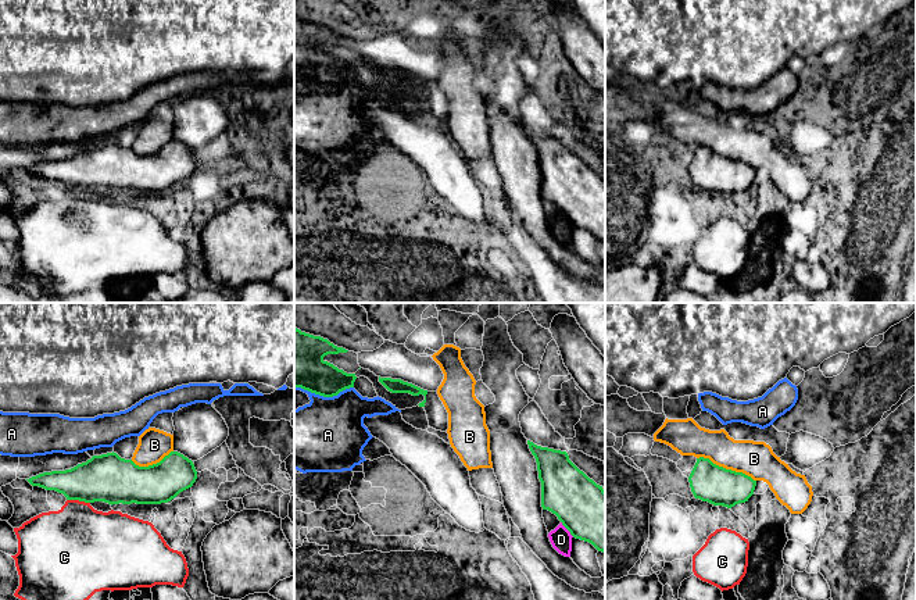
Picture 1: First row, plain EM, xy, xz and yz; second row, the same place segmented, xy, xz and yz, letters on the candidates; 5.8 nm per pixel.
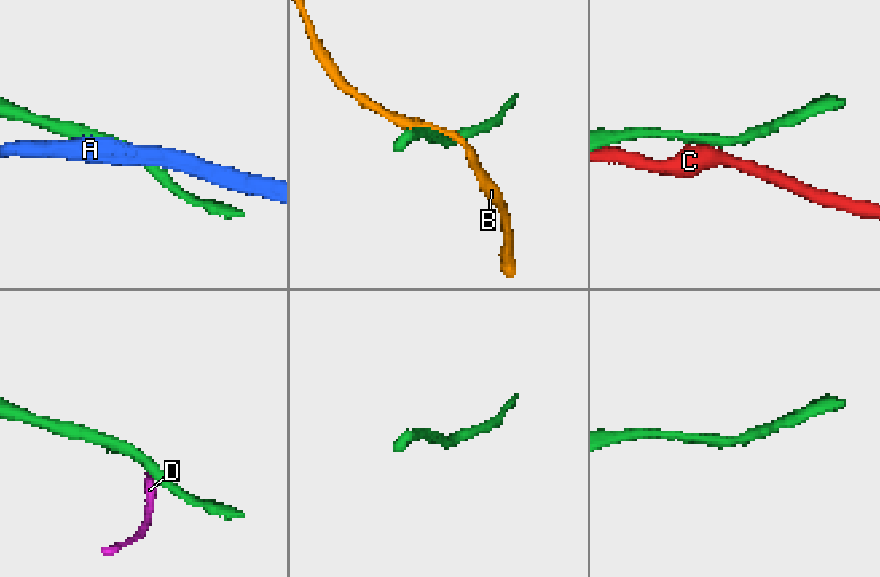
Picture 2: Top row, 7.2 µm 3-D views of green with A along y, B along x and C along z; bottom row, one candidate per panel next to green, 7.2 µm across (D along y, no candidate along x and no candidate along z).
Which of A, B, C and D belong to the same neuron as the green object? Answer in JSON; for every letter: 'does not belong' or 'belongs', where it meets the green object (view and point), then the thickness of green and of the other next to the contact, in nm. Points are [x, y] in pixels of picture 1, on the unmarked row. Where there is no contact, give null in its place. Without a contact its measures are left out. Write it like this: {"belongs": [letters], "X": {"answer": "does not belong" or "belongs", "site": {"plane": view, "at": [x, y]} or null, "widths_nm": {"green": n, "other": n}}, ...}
{"belongs": [], "A": {"answer": "does not belong", "site": {"plane": "xz", "at": [324, 85]}, "widths_nm": {"green": 280, "other": 440}}, "B": {"answer": "does not belong", "site": {"plane": "yz", "at": [725, 157]}, "widths_nm": {"green": 220, "other": 200}}, "C": {"answer": "does not belong", "site": {"plane": "xy", "at": [78, 188]}, "widths_nm": {"green": 280, "other": 420}}, "D": {"answer": "does not belong", "site": {"plane": "xz", "at": [566, 217]}, "widths_nm": {"green": 320, "other": 130}}}

